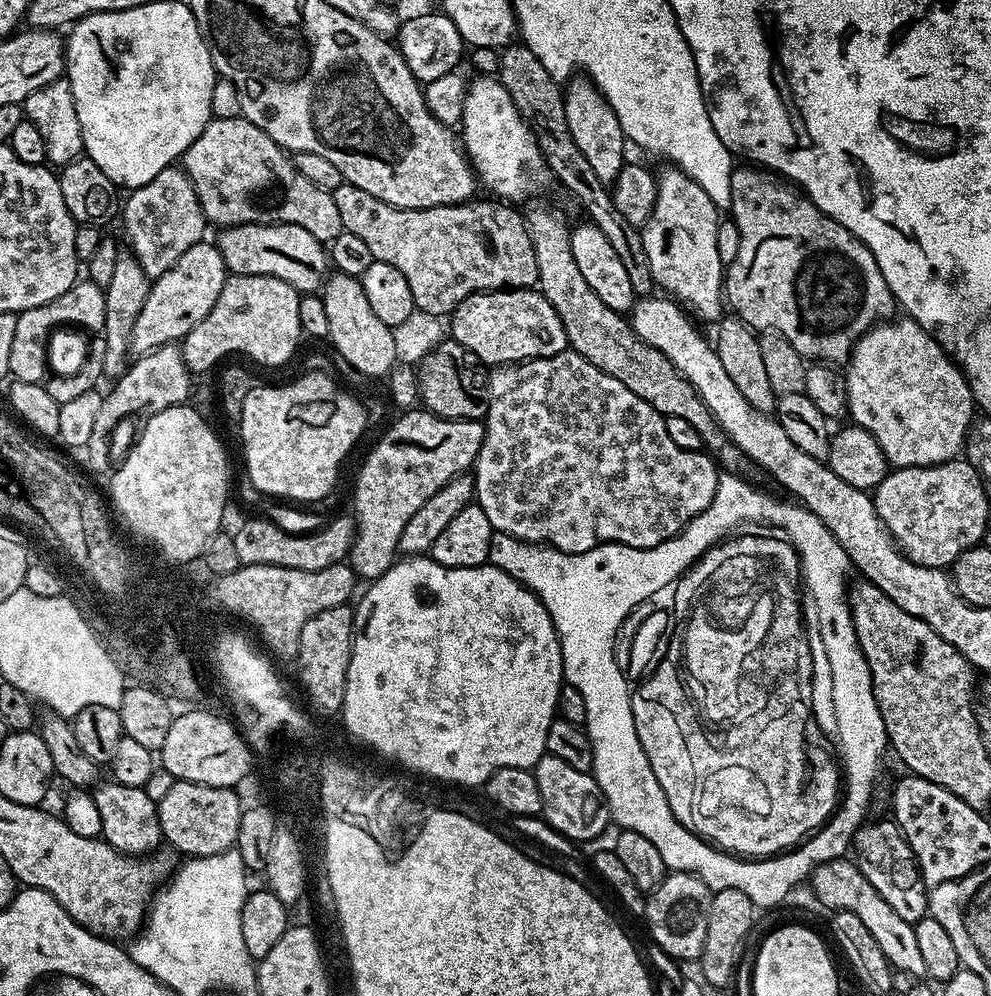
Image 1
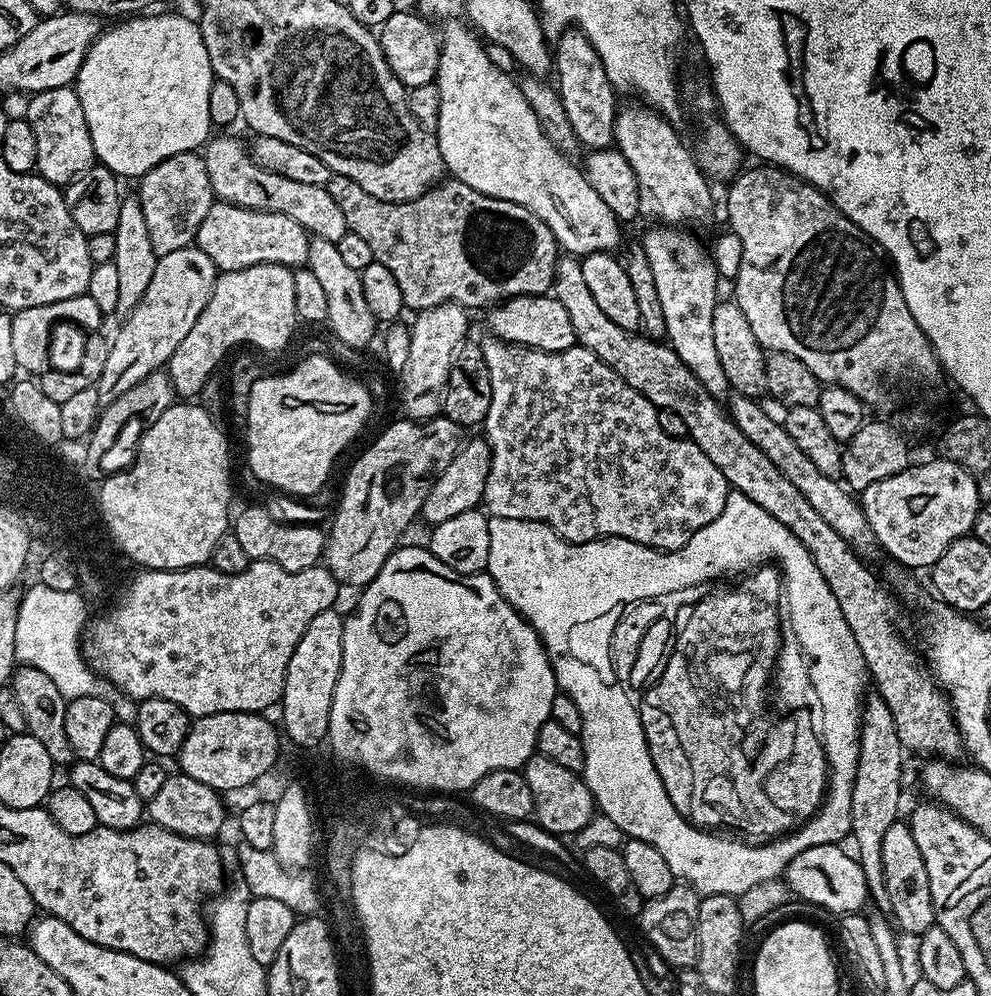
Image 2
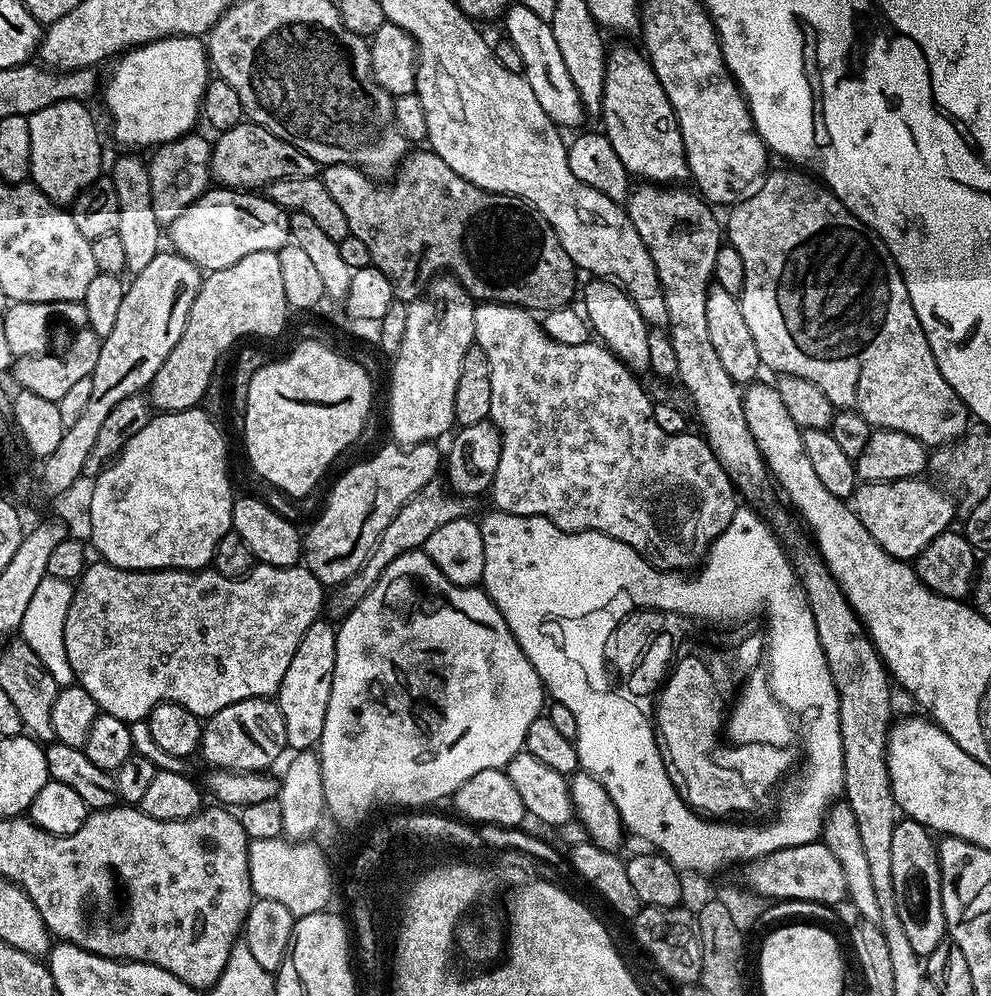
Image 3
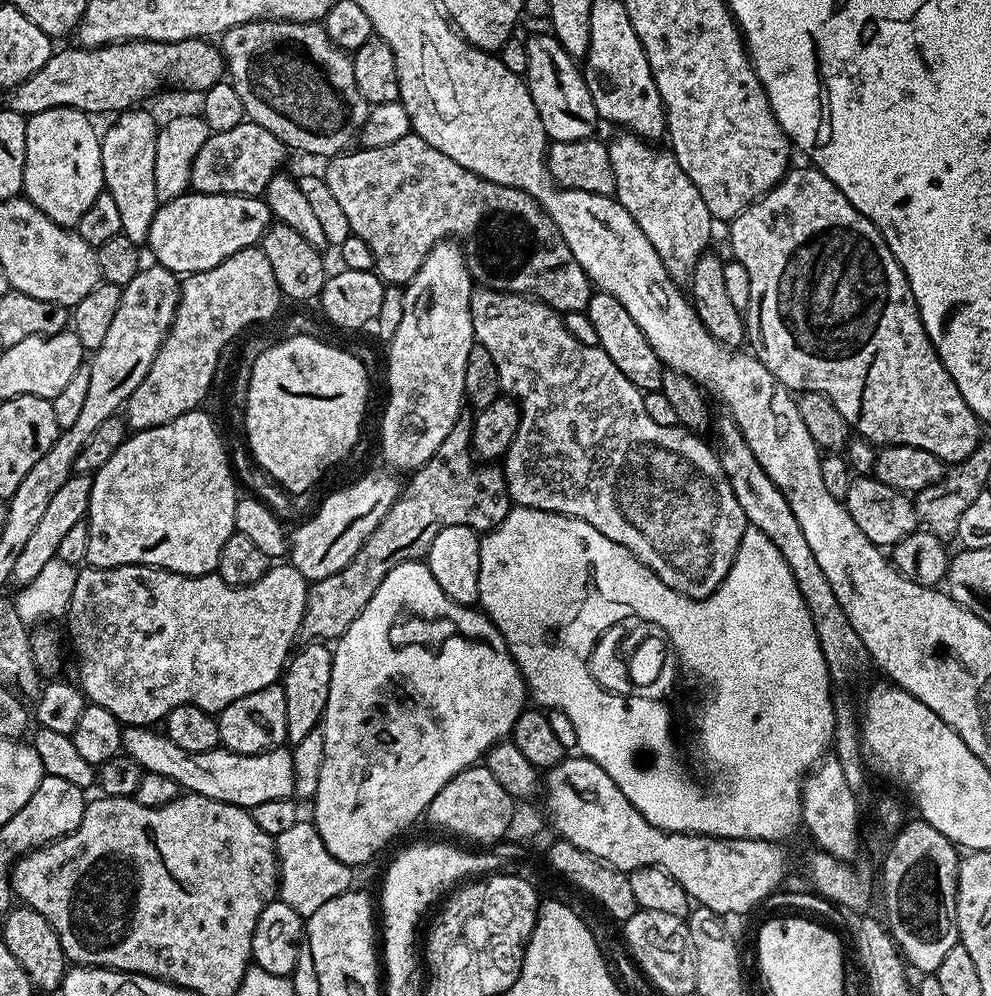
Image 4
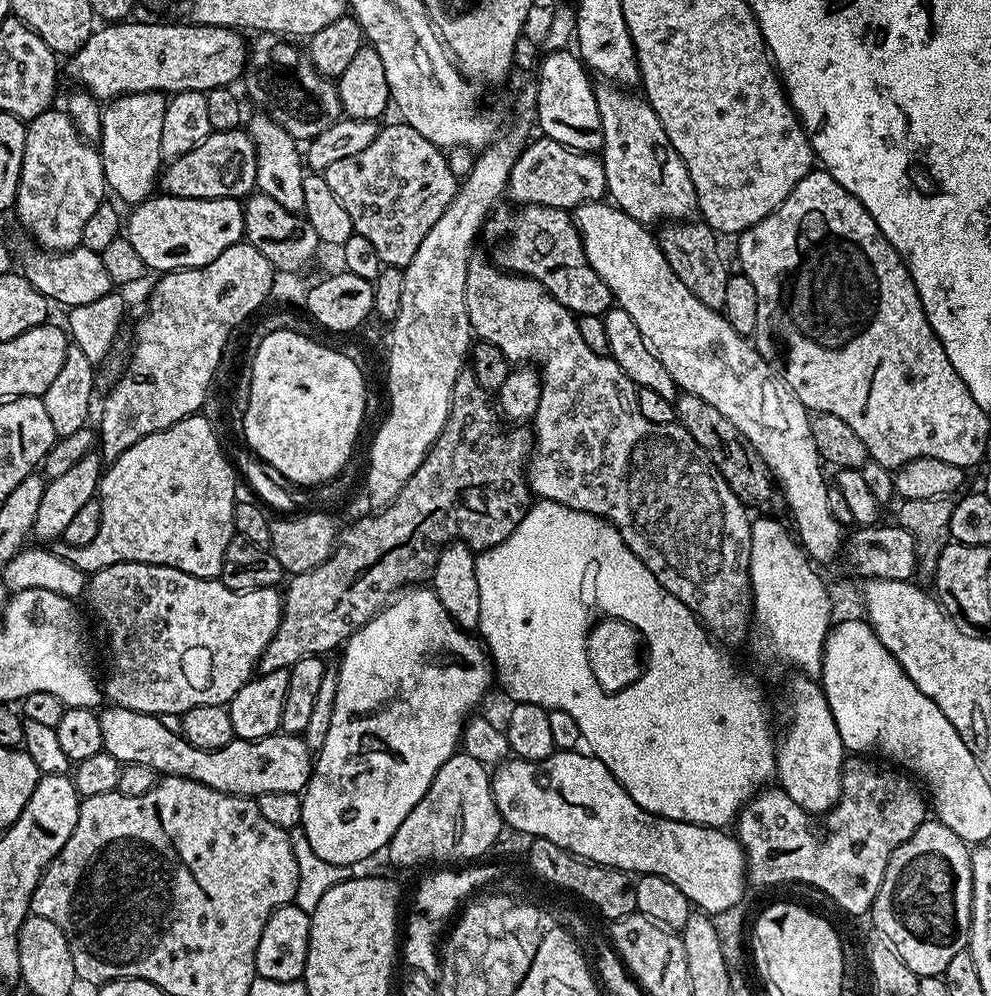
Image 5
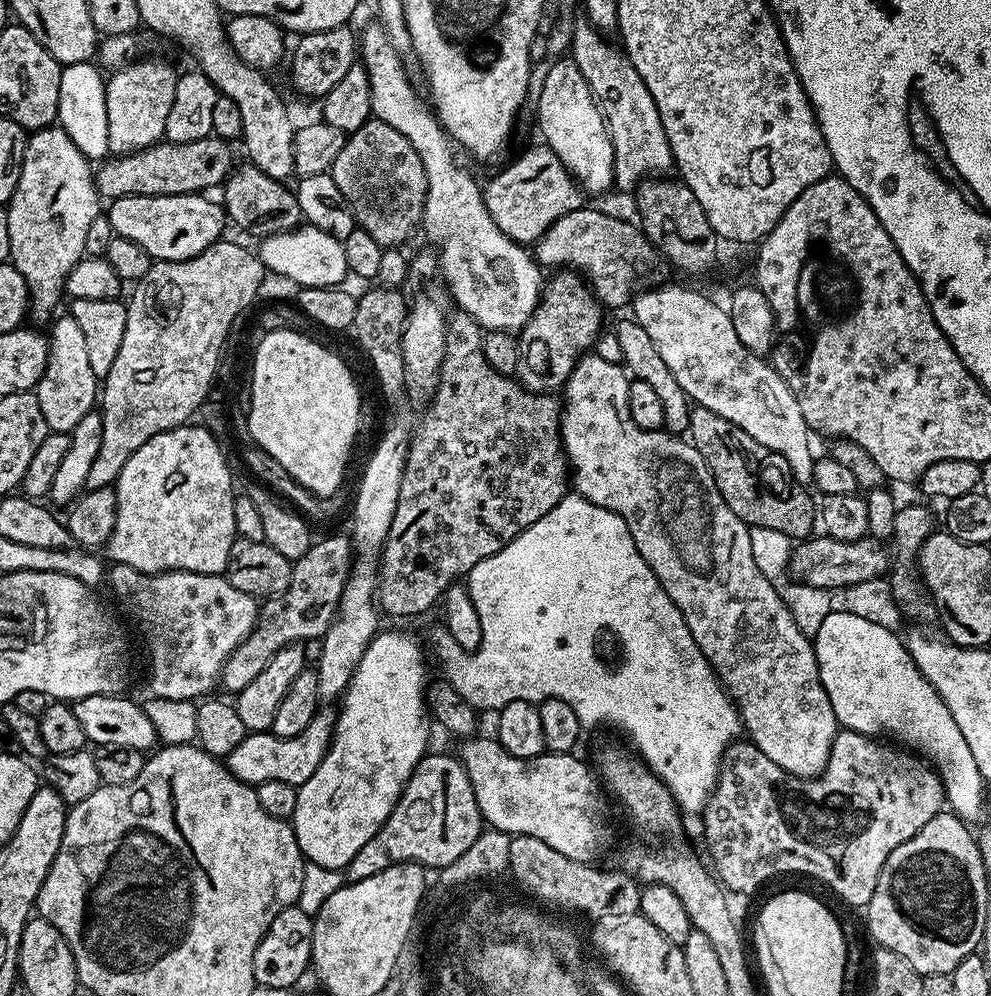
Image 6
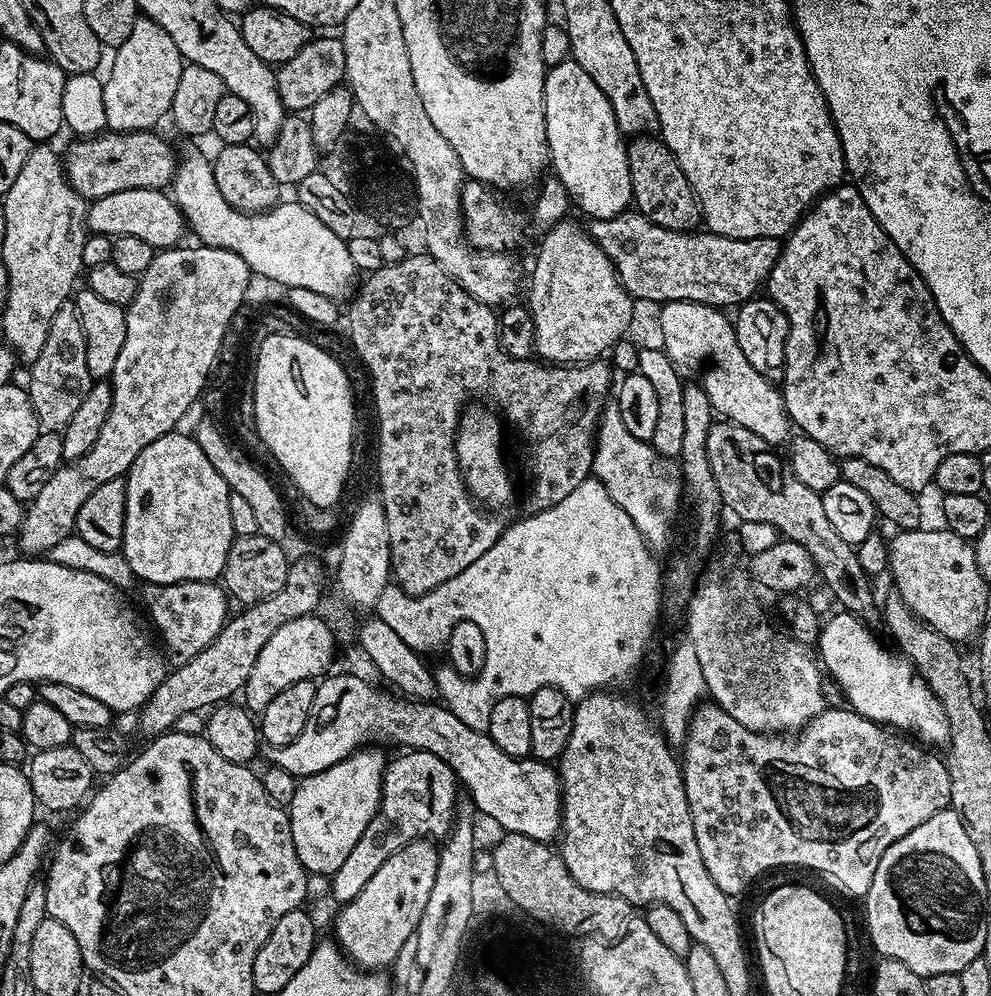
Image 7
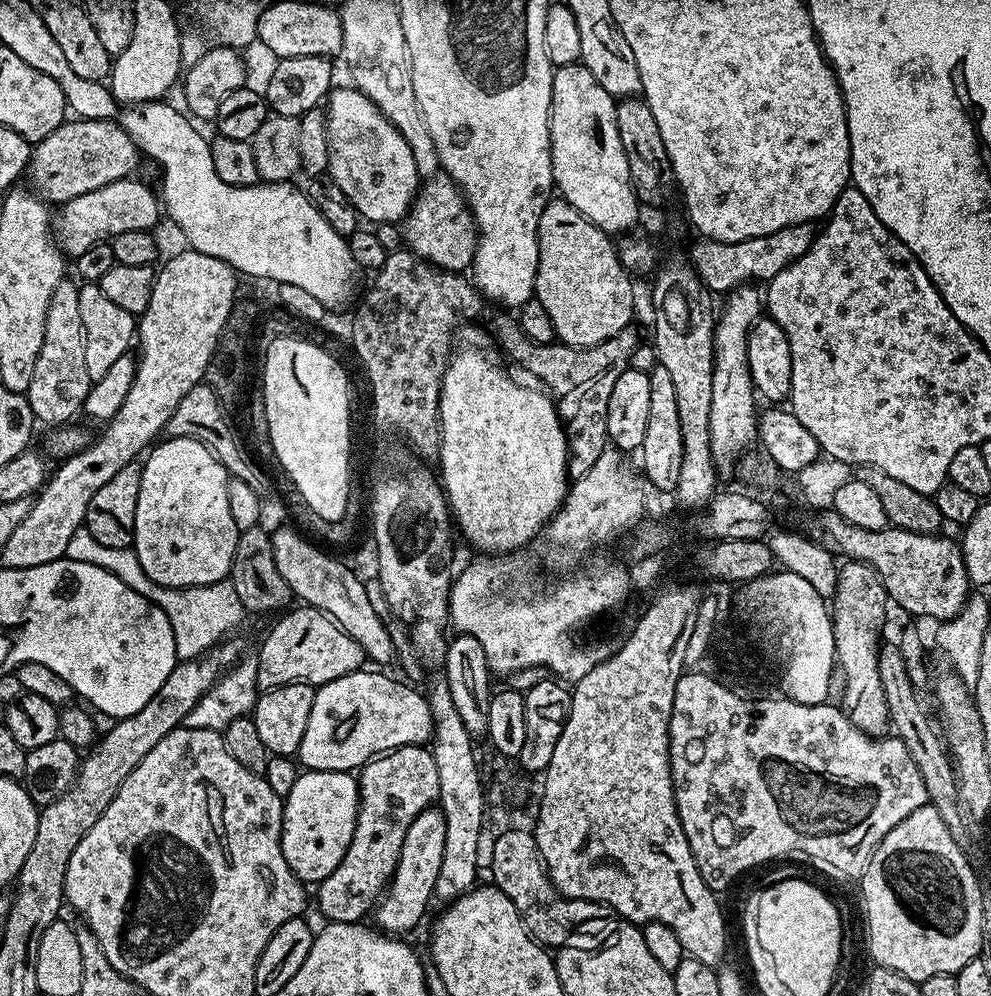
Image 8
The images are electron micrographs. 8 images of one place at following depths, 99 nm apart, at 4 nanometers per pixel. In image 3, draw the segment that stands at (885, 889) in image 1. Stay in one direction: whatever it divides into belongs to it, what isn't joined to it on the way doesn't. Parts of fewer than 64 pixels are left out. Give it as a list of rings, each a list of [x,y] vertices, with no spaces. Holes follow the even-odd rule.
[[[904,818],[894,826],[894,843],[890,849],[894,861],[894,898],[898,898],[898,918],[902,918],[902,927],[906,930],[906,938],[910,938],[910,946],[914,946],[914,950],[922,958],[927,958],[946,938],[940,889],[940,863],[936,853],[938,844],[932,839],[933,833],[924,825]]]

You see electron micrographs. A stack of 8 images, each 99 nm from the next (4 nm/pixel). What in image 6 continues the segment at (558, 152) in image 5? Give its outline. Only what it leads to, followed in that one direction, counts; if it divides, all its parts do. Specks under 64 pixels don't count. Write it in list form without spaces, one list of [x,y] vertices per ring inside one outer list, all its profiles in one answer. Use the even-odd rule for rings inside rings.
[[[543,142],[528,148],[513,164],[508,164],[482,188],[484,205],[494,218],[498,230],[518,245],[532,246],[566,214],[585,207],[586,193],[570,174],[570,170]]]

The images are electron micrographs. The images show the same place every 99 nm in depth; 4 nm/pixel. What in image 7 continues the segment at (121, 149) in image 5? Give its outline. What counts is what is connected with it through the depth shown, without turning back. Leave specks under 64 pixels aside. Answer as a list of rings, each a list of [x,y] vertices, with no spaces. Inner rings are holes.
[[[137,15],[134,22],[134,30],[126,42],[115,49],[112,60],[112,77],[103,81],[104,109],[106,110],[106,125],[114,132],[146,132],[157,127],[160,119],[167,117],[172,110],[174,94],[178,90],[178,78],[182,78],[182,70],[185,66],[184,55],[178,50],[178,45],[154,22],[149,16]]]

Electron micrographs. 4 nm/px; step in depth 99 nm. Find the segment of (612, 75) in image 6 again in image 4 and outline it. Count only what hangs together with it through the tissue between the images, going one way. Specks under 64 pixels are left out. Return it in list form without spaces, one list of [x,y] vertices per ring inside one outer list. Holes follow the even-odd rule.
[[[616,134],[608,144],[610,154],[610,166],[614,166],[614,182],[616,183],[615,200],[638,222],[638,230],[650,238],[650,246],[658,250],[658,258],[662,258],[662,266],[666,266],[666,274],[675,284],[684,286],[691,281],[696,264],[700,257],[709,251],[708,243],[712,240],[712,227],[714,221],[710,210],[706,210],[706,202],[702,202],[702,194],[698,194],[698,186],[690,182],[686,170],[678,166],[676,157],[671,151],[664,152],[655,143],[641,140],[631,134]]]

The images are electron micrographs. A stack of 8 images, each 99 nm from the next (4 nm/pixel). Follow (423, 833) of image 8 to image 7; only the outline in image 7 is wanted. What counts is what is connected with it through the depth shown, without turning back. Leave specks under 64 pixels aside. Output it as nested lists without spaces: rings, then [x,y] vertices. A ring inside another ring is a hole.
[[[417,838],[382,862],[382,867],[366,886],[362,886],[362,894],[349,904],[343,905],[336,916],[336,936],[341,949],[353,961],[359,962],[368,970],[384,970],[384,967],[395,965],[398,954],[406,942],[413,939],[418,926],[418,918],[422,918],[422,910],[426,910],[426,901],[430,898],[430,890],[434,890],[434,878],[438,874],[438,858],[440,848],[431,839]]]

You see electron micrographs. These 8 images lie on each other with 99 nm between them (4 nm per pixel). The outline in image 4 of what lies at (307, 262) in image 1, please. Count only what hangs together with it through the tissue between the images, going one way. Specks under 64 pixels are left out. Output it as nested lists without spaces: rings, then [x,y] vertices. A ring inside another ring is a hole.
[[[189,191],[157,207],[154,222],[150,222],[146,248],[152,251],[151,259],[166,270],[177,274],[201,272],[218,266],[218,262],[238,250],[259,245],[273,220],[272,211],[263,198]]]

